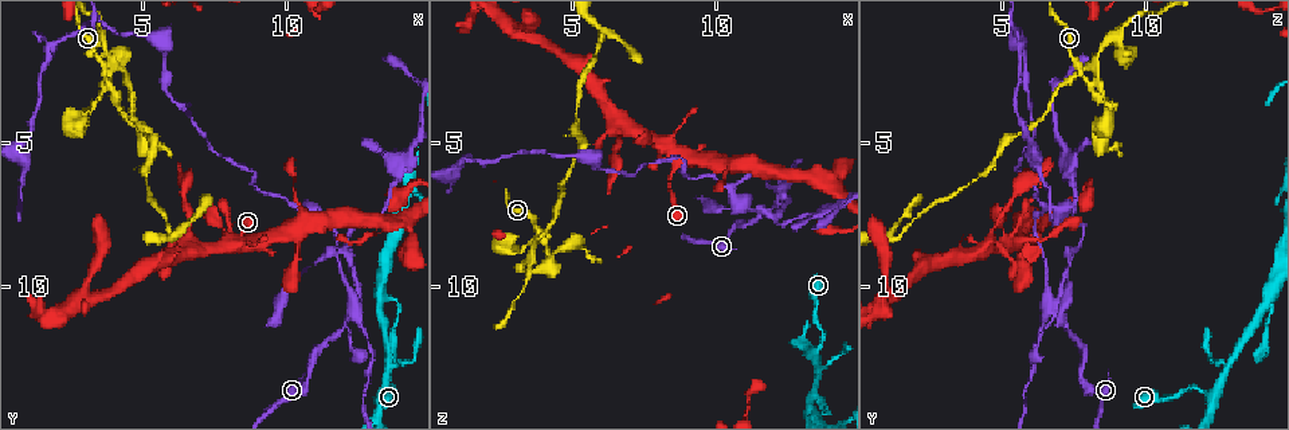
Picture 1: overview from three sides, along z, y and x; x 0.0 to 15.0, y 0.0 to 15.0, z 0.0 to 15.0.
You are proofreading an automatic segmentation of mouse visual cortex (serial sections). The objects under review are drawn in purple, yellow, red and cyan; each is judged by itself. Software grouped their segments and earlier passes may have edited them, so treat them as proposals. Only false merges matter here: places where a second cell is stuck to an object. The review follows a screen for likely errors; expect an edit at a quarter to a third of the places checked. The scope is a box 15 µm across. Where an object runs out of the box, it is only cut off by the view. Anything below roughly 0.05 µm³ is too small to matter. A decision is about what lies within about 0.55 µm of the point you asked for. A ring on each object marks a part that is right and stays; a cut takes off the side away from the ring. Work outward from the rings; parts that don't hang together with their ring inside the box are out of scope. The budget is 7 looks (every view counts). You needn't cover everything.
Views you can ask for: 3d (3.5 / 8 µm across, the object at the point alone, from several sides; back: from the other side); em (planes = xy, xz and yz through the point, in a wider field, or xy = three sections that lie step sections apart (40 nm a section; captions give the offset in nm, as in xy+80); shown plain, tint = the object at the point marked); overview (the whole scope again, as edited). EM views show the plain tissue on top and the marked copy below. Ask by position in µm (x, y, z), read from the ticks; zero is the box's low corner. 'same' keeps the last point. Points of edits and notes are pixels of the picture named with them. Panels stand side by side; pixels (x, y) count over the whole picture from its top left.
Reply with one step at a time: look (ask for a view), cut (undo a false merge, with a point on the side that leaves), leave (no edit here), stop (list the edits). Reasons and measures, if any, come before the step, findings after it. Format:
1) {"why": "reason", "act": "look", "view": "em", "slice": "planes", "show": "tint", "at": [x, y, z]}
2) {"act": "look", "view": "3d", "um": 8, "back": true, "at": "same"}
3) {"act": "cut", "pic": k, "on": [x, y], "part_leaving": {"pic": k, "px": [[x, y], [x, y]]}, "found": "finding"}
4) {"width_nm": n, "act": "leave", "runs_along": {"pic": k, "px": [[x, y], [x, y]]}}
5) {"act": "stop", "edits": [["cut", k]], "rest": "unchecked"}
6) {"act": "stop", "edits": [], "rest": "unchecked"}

{"why": "four arms meet", "act": "look", "view": "3d", "um": 3.5, "back": true, "at": [3.8, 2.9, 8.2]}

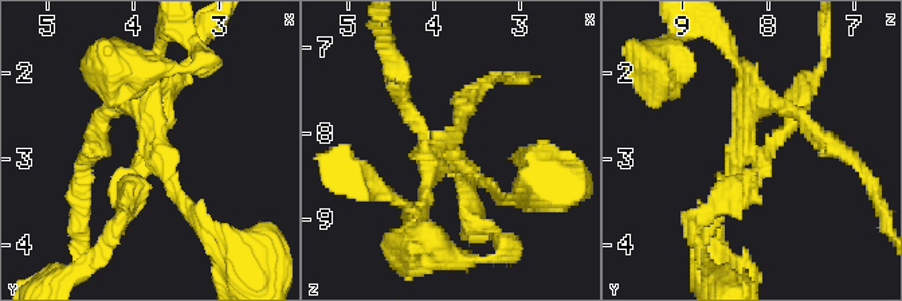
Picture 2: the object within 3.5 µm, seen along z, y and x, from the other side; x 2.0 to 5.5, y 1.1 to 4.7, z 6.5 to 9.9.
{"arms": 4, "arm_widths_nm": [150, 200, 200, 300], "why": "shape alone is not enough", "act": "look", "view": "em", "slice": "xy", "step": 5, "show": "tint", "at": [3.80, 2.95, 8.10]}

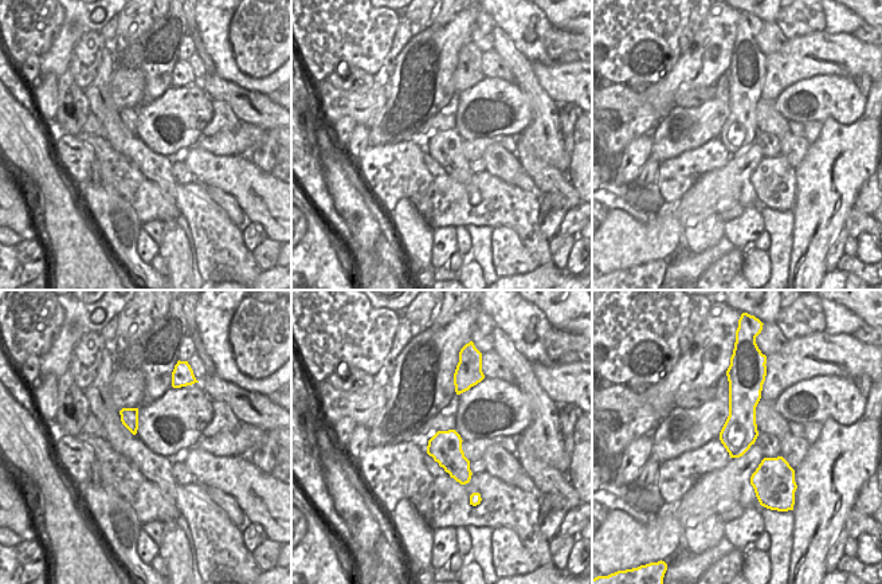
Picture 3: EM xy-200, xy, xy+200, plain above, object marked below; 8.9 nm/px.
{"act": "cut", "pic": 2, "on": [144, 105], "part_leaving": {"pic": 2, "px": [[148, 151], [136, 105], [95, 129]]}, "found": "a second cell is stuck on"}

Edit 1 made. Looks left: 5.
{"why": "thin neck", "act": "look", "view": "3d", "um": 8, "back": true, "at": [6.7, 7.7, 4.8]}

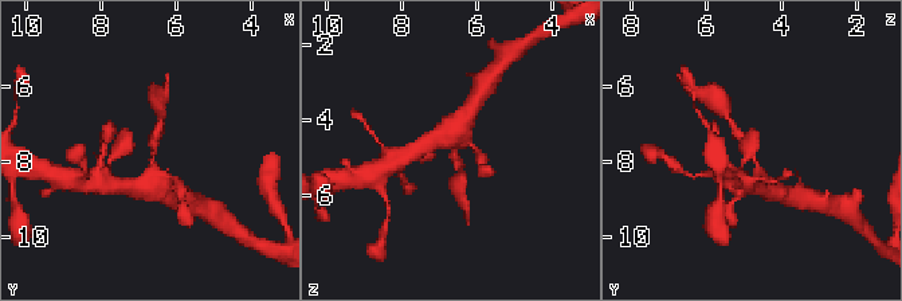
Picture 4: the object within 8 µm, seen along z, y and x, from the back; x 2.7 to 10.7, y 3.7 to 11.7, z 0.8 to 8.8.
{"act": "look", "view": "3d", "um": 3.5, "at": [6.7, 7.7, 4.8]}

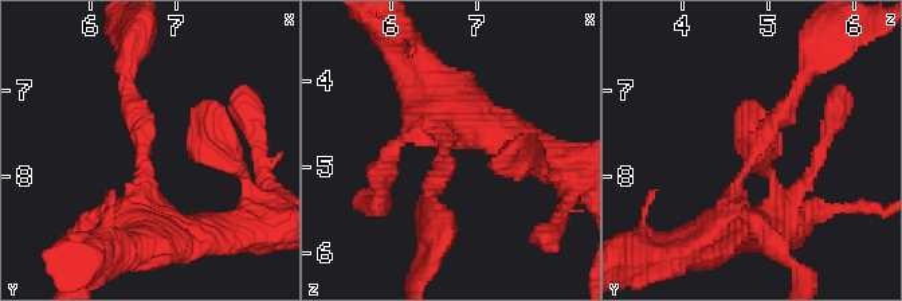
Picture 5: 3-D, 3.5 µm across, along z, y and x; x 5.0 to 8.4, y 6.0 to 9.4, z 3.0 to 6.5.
{"act": "look", "view": "em", "slice": "xy", "step": 1, "show": "tint", "at": [6.65, 7.80, 4.80]}

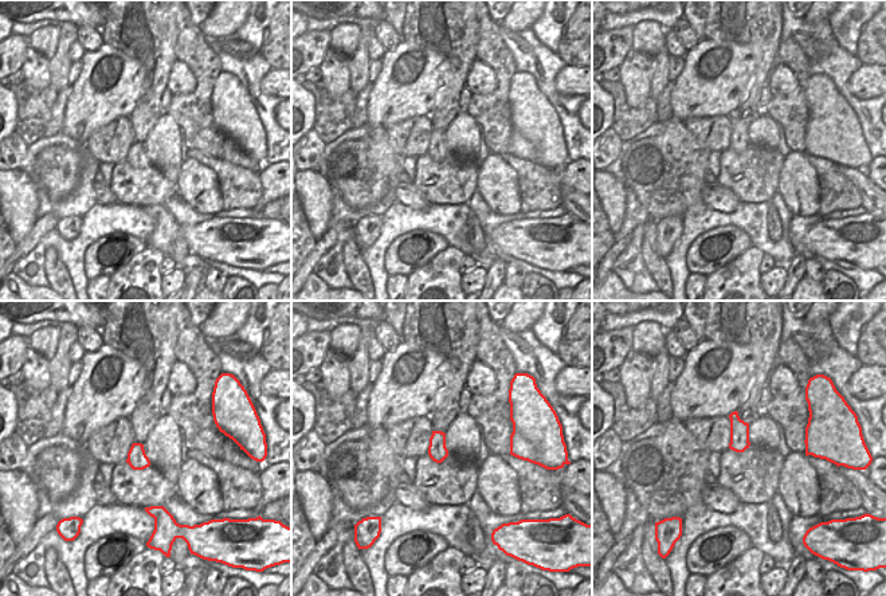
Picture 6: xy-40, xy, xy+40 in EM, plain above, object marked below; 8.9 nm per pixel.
{"arm_widths_nm": [250, 400], "act": "cut", "pic": 5, "on": [145, 114], "part_leaving": {"pic": 5, "px": [[145, 159], [125, 85], [133, 51]]}, "found": "two cells meet here"}

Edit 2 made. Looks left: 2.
{"act": "stop", "edits": [["cut", 2], ["cut", 5]], "rest": "unchecked"}

